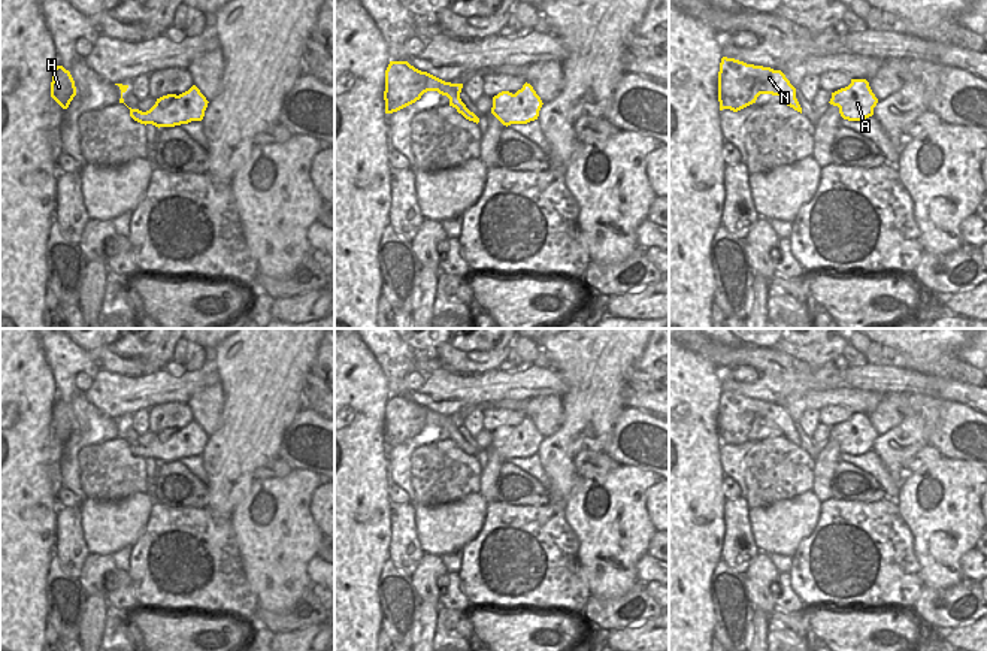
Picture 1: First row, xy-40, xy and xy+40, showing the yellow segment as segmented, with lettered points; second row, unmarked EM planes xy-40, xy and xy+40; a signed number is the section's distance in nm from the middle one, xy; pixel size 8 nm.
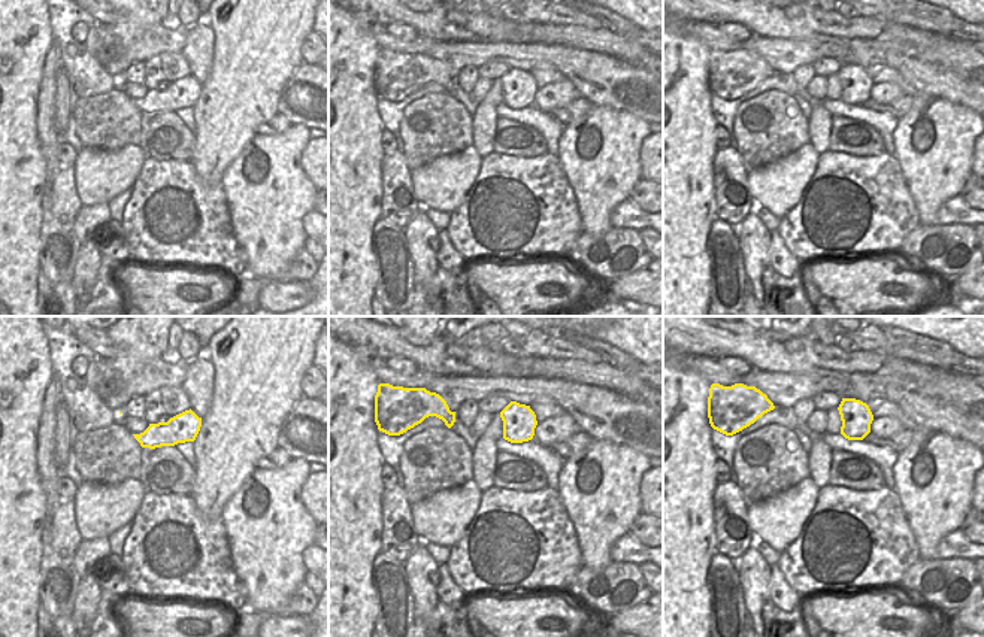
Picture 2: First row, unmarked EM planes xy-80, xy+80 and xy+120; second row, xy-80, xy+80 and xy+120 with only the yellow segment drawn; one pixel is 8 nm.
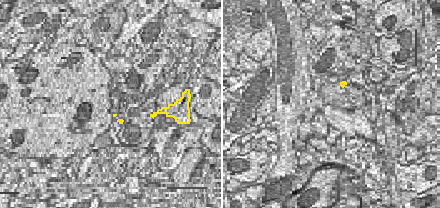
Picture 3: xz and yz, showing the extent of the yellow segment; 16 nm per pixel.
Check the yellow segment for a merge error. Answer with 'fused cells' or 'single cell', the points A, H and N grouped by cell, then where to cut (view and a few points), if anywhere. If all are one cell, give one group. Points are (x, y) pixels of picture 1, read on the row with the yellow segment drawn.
single cell | A H N | no cut

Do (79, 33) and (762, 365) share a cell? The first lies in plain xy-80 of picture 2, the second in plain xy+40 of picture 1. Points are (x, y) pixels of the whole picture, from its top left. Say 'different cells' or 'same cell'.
different cells

